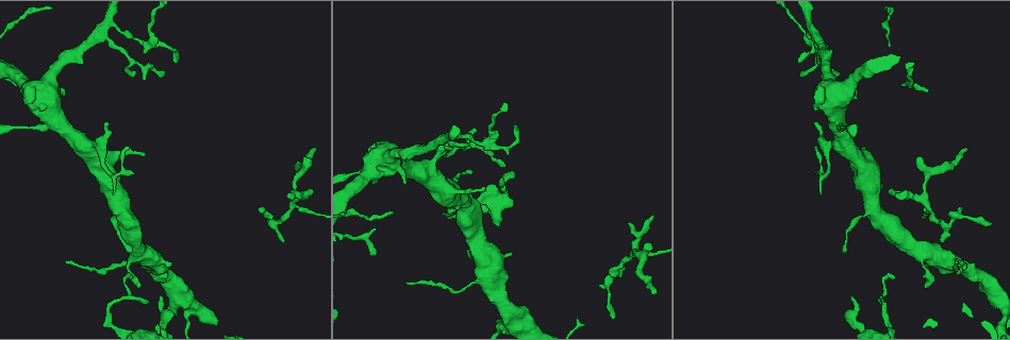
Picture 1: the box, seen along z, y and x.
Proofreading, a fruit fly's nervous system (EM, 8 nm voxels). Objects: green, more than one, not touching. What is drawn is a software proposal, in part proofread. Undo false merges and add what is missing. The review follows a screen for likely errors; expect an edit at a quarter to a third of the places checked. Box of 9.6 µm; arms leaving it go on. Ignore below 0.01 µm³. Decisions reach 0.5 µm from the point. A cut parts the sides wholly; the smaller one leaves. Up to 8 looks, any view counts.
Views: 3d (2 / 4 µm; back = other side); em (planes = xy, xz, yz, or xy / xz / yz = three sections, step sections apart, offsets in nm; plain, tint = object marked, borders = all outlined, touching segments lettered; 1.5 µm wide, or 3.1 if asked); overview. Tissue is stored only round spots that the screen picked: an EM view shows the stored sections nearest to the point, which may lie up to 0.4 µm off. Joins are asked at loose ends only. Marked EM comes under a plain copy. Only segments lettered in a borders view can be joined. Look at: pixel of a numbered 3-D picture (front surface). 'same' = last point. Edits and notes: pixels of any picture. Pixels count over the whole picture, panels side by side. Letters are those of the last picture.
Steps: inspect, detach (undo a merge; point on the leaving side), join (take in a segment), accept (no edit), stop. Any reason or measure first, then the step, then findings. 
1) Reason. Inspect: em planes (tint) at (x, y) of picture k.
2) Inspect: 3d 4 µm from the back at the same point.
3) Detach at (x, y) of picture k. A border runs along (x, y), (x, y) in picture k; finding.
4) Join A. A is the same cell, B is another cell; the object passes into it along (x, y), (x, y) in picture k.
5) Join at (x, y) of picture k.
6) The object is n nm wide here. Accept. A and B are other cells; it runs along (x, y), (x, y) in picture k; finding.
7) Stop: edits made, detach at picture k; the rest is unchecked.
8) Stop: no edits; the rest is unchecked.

An open end. Inspect: em planes (borders) at (991, 222) of picture 1.

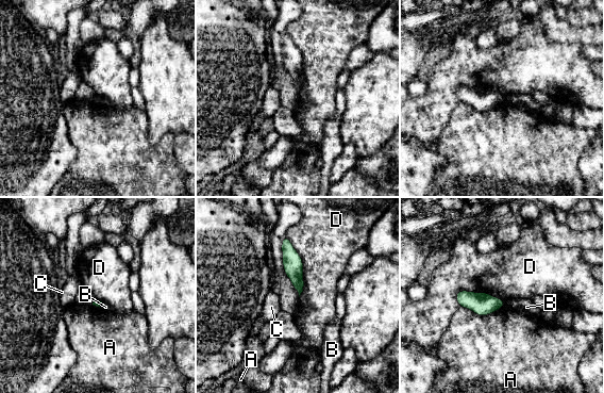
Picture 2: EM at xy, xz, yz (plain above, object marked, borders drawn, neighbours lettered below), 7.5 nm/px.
Accept. A, B, C and D are other cells; it runs along (285, 240), (300, 289) in picture 2; no lettered segment goes on from it.

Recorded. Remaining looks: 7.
An open end. Inspect: 3d 4 µm at (145, 154) of picture 1.

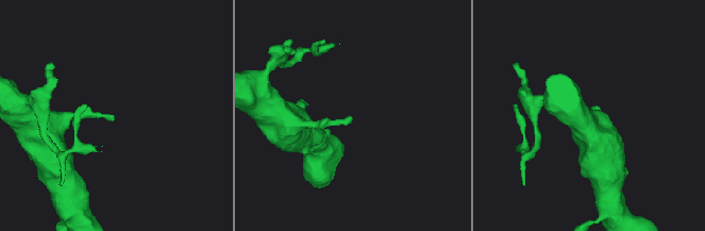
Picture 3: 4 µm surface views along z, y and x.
Inspect: em xy step 4 (borders) at (113, 119) of picture 3.

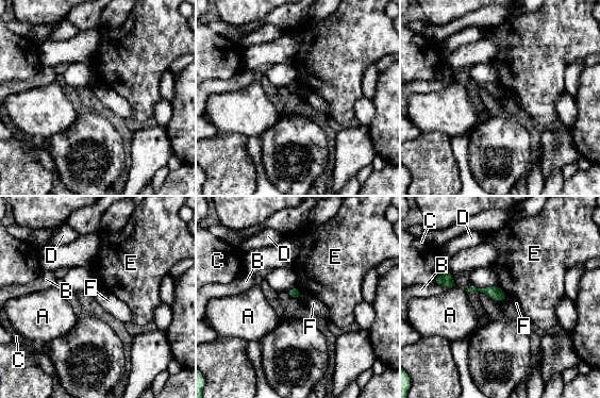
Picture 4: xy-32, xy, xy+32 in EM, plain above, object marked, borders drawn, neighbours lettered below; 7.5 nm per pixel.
The longest contact is with C, 150 nm. Accept. A, B, C, D, E and F are other cells; a border runs along (499, 285), (507, 297) in picture 4; none of them fits.

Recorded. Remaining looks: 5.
Branch stops here. Inspect: em planes (borders) at (844, 312) of picture 1.

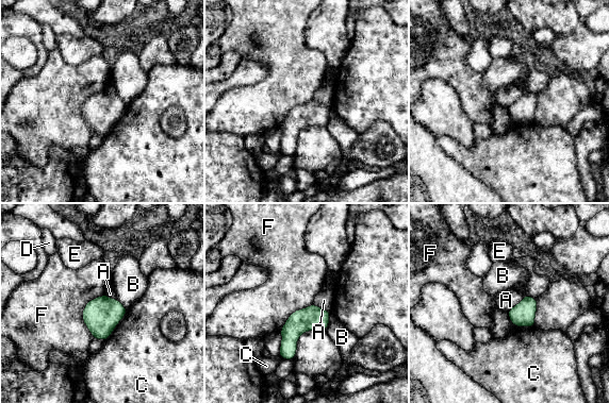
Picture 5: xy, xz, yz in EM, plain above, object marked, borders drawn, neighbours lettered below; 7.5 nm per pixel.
Accept. A, B, C, D, E and F are other cells; a border runs along (104, 294), (82, 313), (93, 338) in picture 5; no lettered segment goes on from it.

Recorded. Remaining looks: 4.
Stop: no edits; the rest is unchecked.

